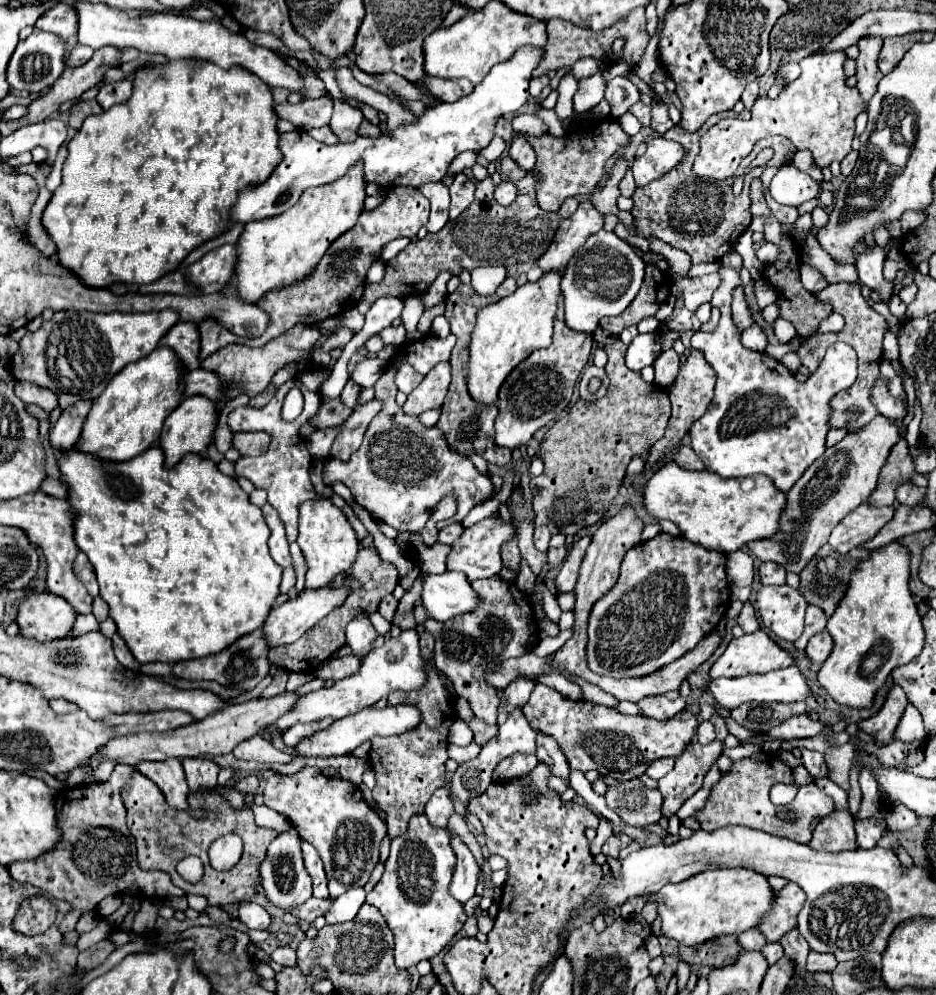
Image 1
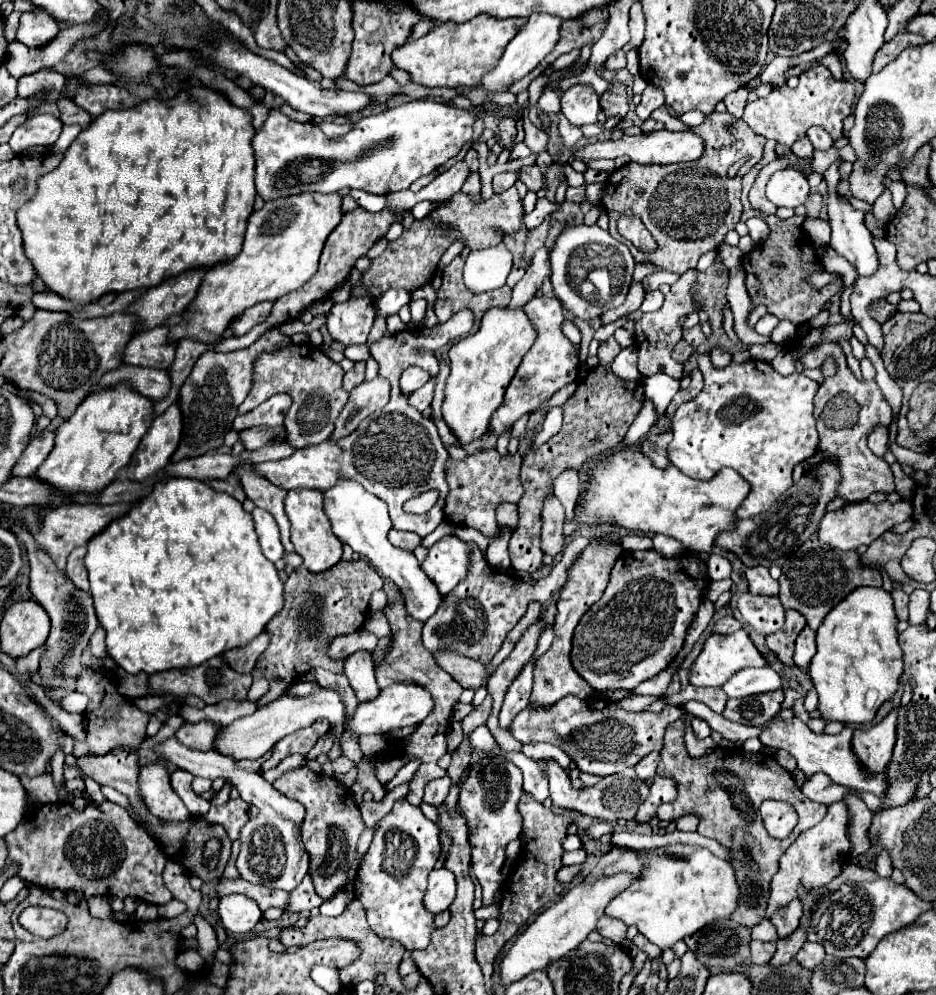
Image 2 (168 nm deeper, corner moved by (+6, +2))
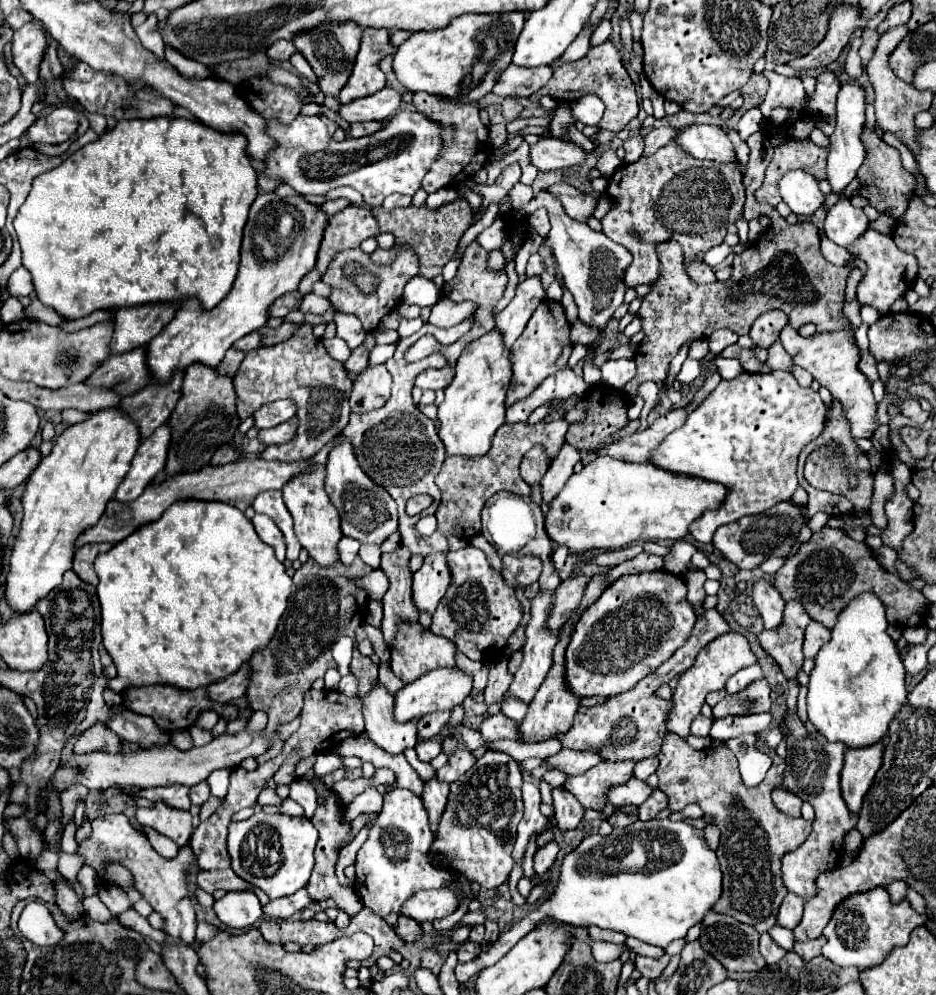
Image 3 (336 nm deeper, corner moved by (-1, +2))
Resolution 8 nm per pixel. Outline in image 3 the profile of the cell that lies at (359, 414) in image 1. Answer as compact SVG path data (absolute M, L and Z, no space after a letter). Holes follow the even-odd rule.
M384 364L368 366L354 382L350 394L352 412L368 412L380 408L390 394L390 372Z

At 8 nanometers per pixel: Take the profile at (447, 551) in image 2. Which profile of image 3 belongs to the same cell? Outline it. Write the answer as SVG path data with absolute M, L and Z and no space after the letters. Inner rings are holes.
M430 554L418 572L412 574L412 602L418 612L434 612L450 584L446 554Z

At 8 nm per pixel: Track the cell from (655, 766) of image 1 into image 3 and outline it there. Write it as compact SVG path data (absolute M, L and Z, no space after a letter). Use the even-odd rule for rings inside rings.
M644 758L644 760L638 760L636 766L634 766L634 778L646 780L656 768L658 768L658 760L656 760L656 758Z

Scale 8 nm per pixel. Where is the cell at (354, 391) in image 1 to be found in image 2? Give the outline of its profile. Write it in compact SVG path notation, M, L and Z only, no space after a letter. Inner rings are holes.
M357 362L355 368L345 374L345 378L343 378L343 390L351 392L355 386L359 386L363 382L363 374L365 374L365 362Z

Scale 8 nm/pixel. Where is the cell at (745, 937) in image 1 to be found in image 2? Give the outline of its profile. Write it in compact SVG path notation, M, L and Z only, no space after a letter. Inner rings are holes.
M765 918L755 928L751 928L751 940L777 940L777 932L773 924Z

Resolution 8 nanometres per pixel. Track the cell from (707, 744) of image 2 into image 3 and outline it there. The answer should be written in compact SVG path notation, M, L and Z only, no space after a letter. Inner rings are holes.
M726 632L726 634L718 636L716 640L712 640L706 648L702 648L702 652L698 652L694 664L678 676L678 686L674 688L672 700L670 700L672 708L666 716L668 732L678 734L680 738L688 738L690 724L700 714L700 708L704 704L706 694L714 692L714 690L722 690L724 682L730 678L730 674L734 674L746 666L752 666L752 664L756 664L756 658L750 652L748 640L738 632ZM672 716L674 716L674 720L672 720Z

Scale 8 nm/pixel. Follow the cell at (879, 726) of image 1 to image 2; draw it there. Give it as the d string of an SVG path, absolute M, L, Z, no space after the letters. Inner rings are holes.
M893 708L879 724L871 728L861 728L853 732L853 748L871 768L871 772L879 772L891 760L893 748L897 742L897 708Z

